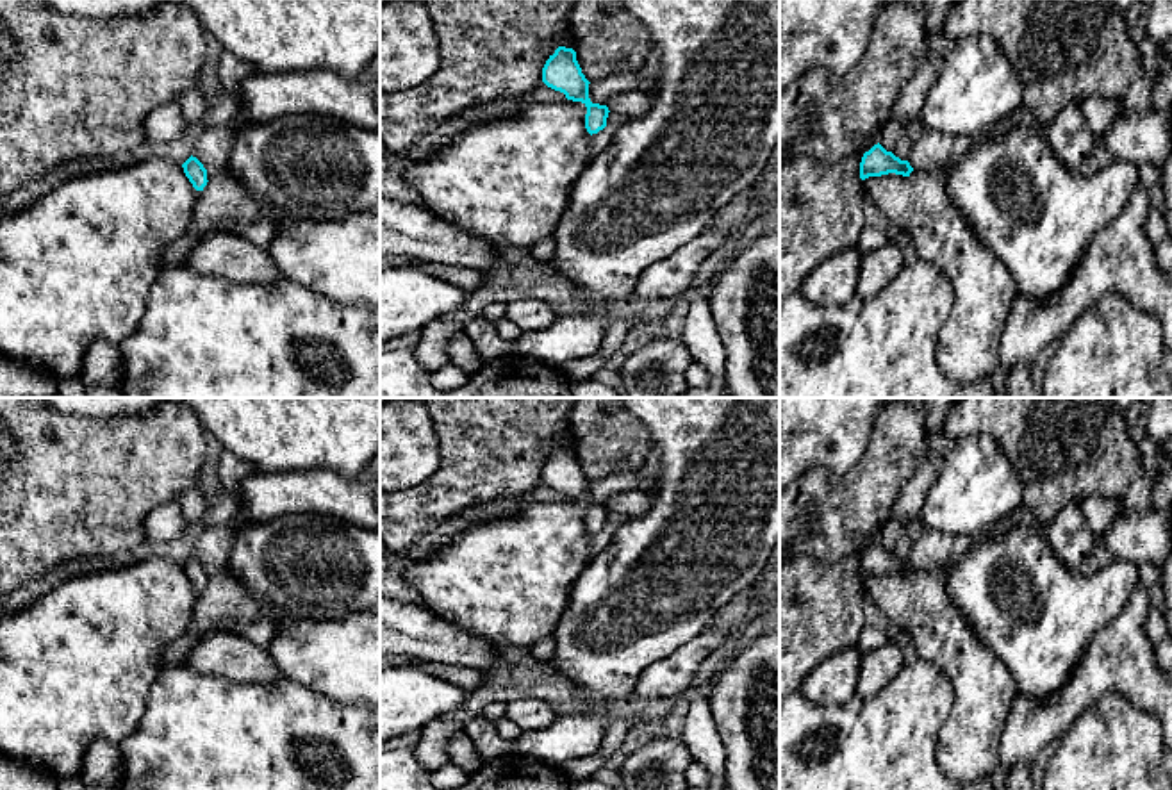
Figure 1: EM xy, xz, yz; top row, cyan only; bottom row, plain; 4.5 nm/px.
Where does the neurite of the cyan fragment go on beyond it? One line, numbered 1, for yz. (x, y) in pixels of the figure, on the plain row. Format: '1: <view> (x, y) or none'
1: none

